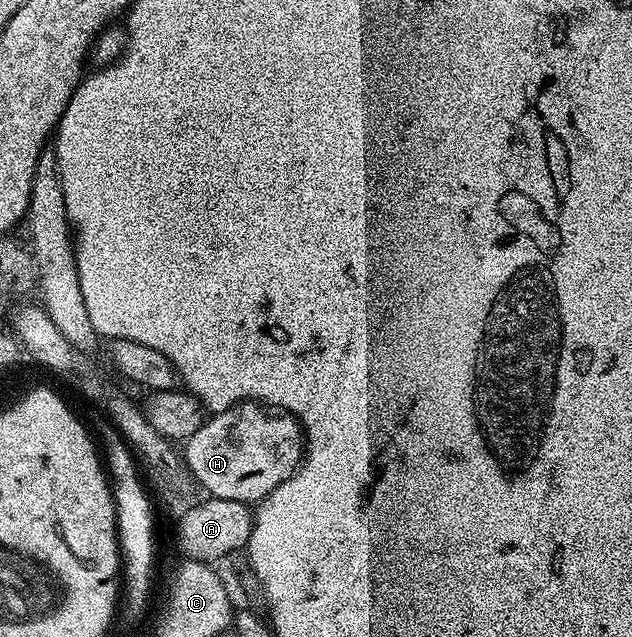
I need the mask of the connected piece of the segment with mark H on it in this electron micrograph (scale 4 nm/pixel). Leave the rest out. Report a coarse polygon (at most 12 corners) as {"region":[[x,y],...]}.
{"region":[[253,400],[185,441],[208,497],[258,505],[305,459],[303,427]]}

